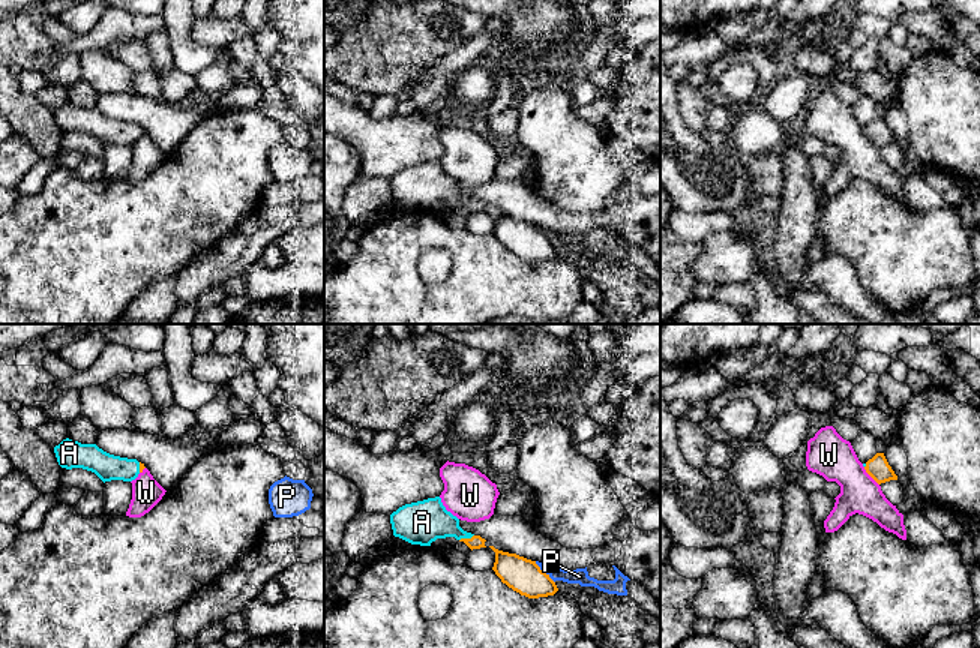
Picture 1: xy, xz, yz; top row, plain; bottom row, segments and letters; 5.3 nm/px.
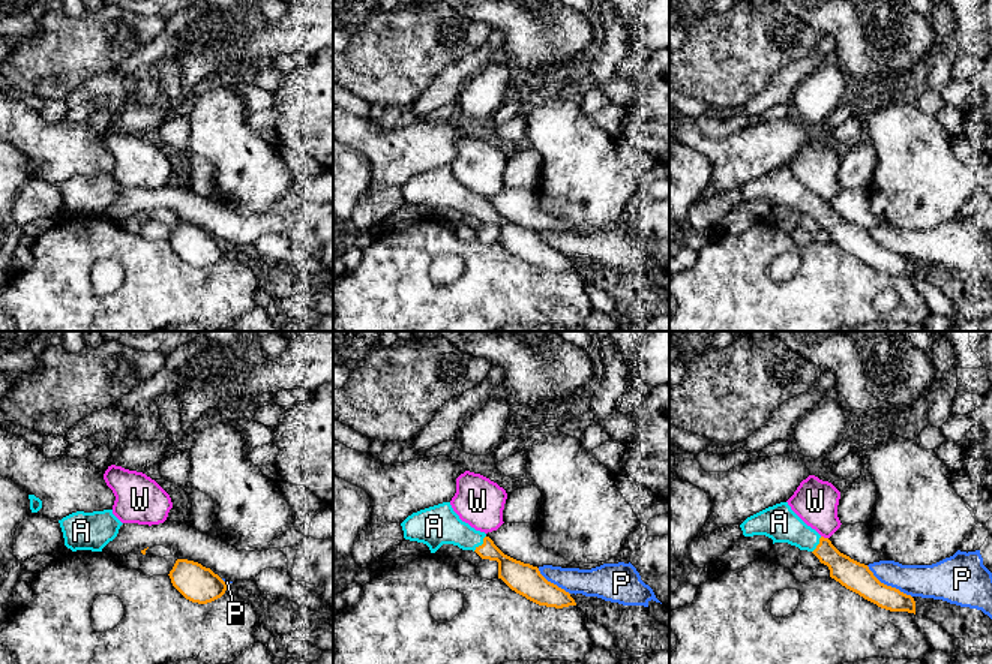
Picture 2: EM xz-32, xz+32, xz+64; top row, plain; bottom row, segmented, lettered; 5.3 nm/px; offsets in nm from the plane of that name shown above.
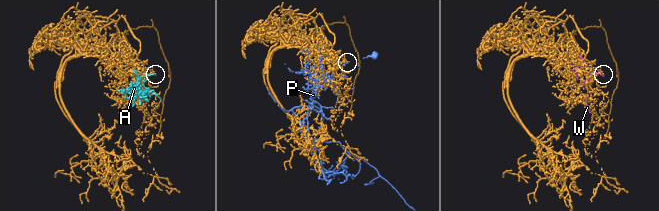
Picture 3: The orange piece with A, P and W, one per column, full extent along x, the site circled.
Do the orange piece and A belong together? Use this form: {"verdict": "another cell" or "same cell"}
{"verdict": "same cell"}

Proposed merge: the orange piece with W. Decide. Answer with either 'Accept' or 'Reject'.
Reject

